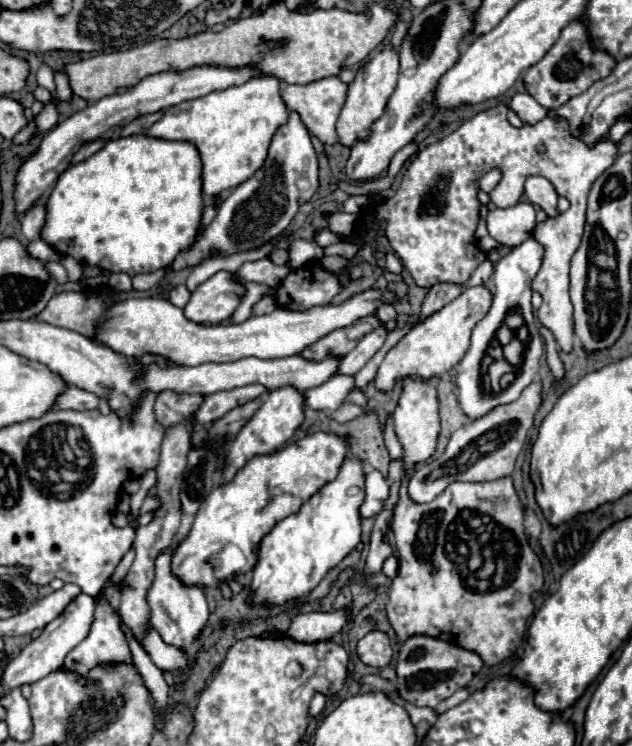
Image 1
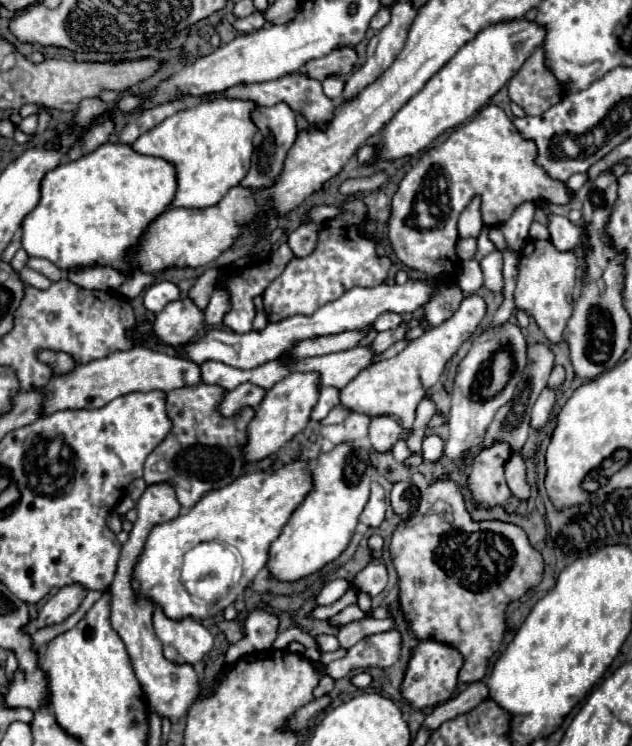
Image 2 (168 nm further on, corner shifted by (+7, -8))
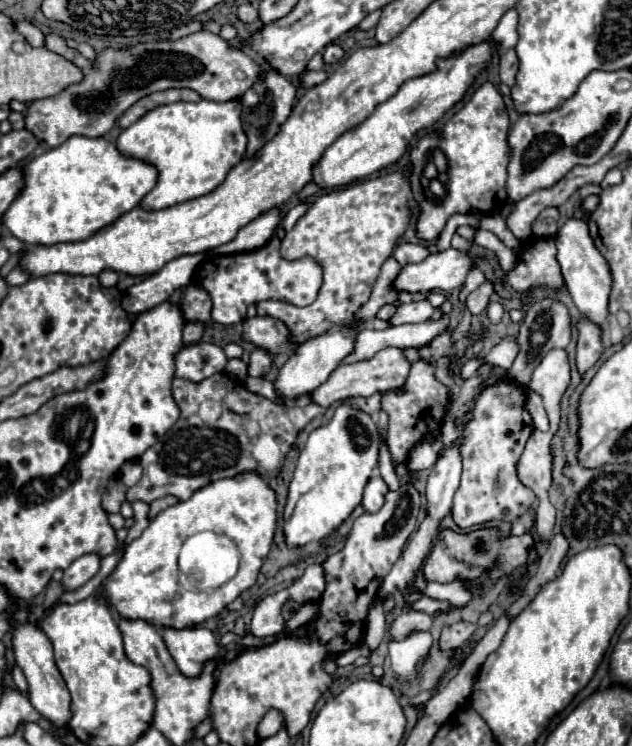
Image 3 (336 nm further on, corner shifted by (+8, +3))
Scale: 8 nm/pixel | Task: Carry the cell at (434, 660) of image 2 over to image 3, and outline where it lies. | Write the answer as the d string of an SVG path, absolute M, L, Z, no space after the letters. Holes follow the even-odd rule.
M454 623L450 627L444 627L442 633L440 633L440 641L438 641L438 647L442 651L458 651L468 639L470 635L476 631L476 625L474 623Z

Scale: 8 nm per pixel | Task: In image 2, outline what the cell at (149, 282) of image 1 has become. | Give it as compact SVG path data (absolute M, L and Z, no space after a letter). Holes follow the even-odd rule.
M91 266L89 270L69 272L69 280L87 290L113 292L125 282L125 276L119 270L113 270L109 266Z

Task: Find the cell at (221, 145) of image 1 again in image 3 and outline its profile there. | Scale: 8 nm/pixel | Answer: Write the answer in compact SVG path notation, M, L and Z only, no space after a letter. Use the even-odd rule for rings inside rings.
M202 99L198 103L170 103L148 111L142 119L138 119L132 127L124 129L116 141L120 153L128 157L142 159L158 169L156 187L142 199L144 209L166 209L176 203L184 203L196 197L202 197L214 191L228 175L232 167L236 167L246 153L246 135L242 129L242 103L238 99L232 101L208 101Z

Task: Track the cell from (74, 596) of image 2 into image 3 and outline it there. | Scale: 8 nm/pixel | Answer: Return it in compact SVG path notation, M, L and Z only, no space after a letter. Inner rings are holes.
M82 555L64 571L64 577L60 583L62 583L64 591L76 591L88 579L92 579L98 573L98 569L100 569L100 557L98 555Z

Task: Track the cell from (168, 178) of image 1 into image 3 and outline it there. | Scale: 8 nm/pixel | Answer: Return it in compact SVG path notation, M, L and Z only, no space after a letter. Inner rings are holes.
M84 135L70 137L60 147L48 149L46 153L32 157L24 165L24 189L10 205L10 209L4 213L4 227L26 245L30 243L52 247L58 243L84 241L90 235L98 233L100 229L112 225L118 217L122 217L130 209L134 209L150 193L150 189L154 189L156 181L158 171L154 165L142 159L122 155L112 141L104 137L84 137Z

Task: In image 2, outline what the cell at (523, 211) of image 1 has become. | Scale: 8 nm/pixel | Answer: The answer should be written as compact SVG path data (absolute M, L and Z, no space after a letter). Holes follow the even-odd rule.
M485 226L483 228L483 232L479 234L479 238L477 238L477 252L475 252L475 260L483 260L487 254L491 254L493 250L495 250L495 246L493 246L493 242L487 238L487 232L489 232L489 228Z

